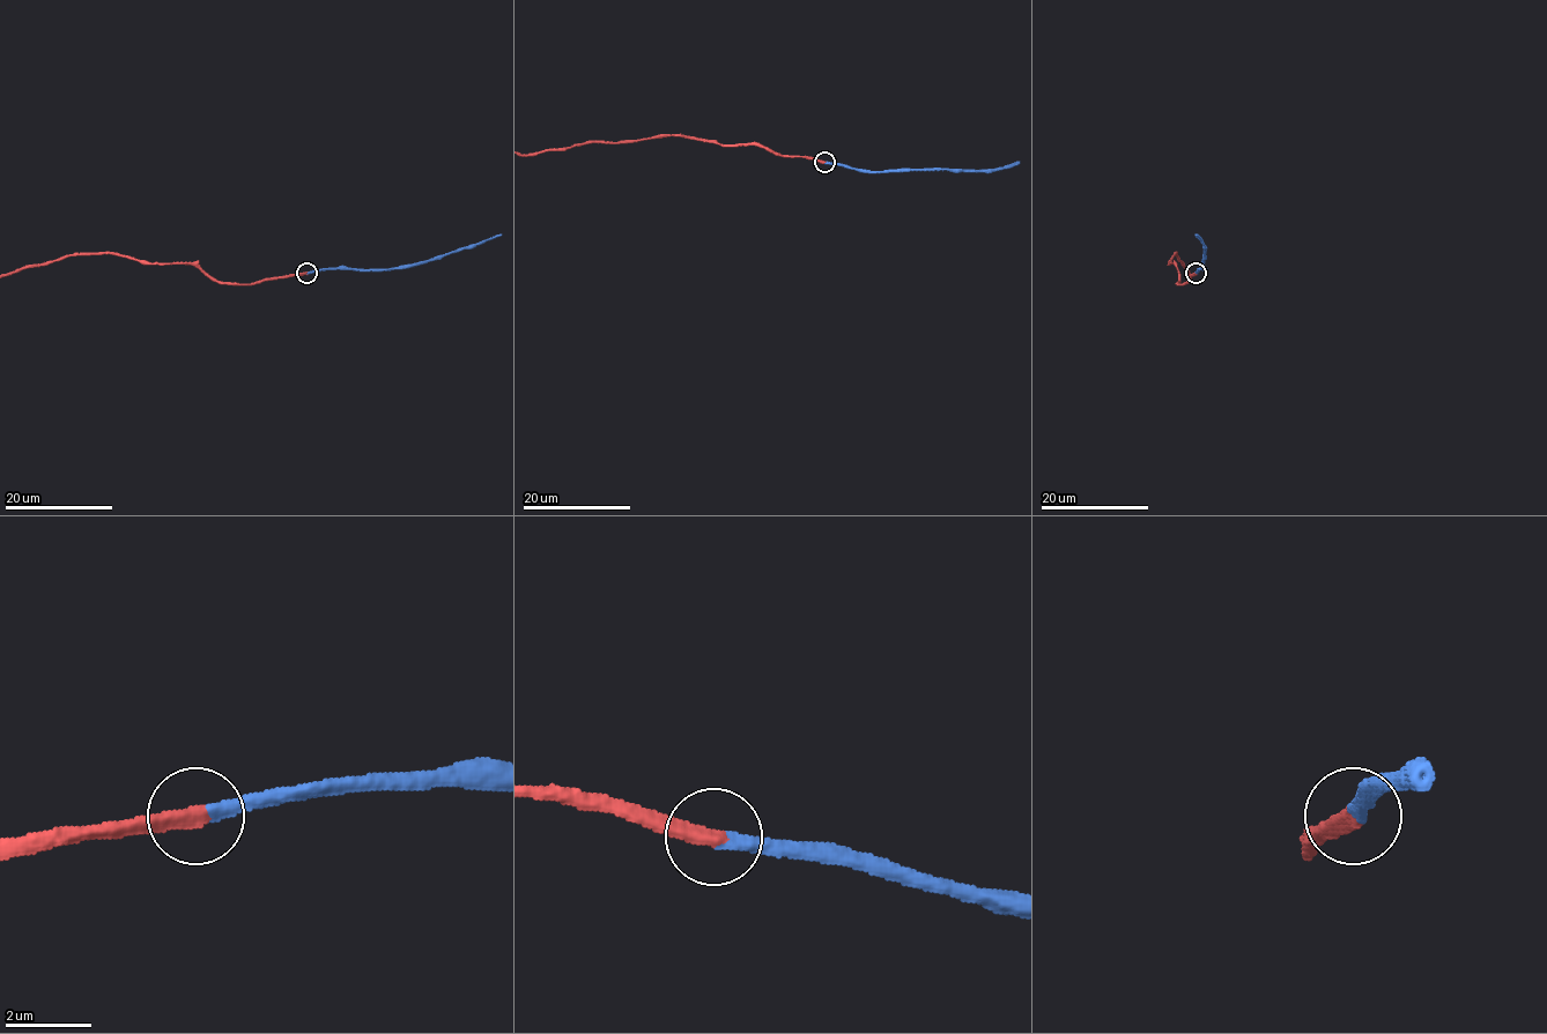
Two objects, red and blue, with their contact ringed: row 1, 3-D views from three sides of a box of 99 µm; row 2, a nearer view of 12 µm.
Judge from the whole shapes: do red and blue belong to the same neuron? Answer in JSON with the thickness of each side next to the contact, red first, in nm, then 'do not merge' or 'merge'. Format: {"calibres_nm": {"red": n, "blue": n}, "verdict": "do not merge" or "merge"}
{"calibres_nm": {"red": 440, "blue": 320}, "verdict": "merge"}

